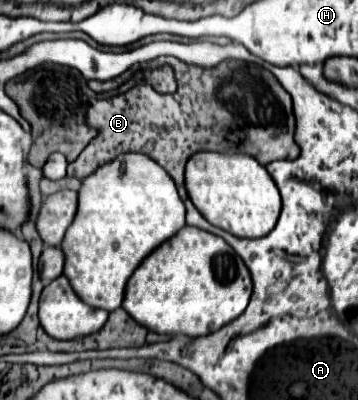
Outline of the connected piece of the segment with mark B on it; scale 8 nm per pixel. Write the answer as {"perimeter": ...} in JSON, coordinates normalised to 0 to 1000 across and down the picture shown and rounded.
{"perimeter":[[[436,145],[408,160],[475,160],[492,185],[497,225],[486,235],[447,235],[430,220],[391,210],[352,235],[302,250],[257,245],[246,260],[240,310],[274,325],[274,340],[201,410],[190,410],[190,440],[240,445],[274,415],[307,405],[341,380],[402,380],[480,440],[503,495],[520,500],[514,415],[547,380],[698,385],[732,415],[765,400],[821,400],[827,355],[816,245],[743,170],[665,150],[620,155],[587,175],[525,165],[497,145]]]}

